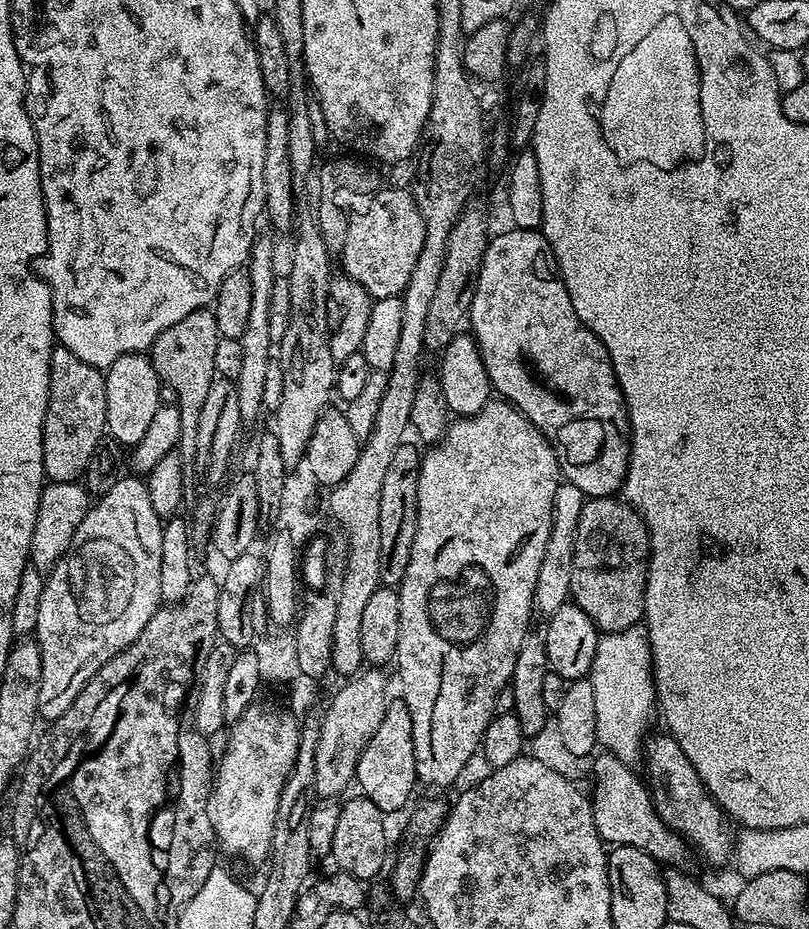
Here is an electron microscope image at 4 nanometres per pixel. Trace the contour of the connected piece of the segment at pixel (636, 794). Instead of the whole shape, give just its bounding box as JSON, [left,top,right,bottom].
[590,754,689,866]

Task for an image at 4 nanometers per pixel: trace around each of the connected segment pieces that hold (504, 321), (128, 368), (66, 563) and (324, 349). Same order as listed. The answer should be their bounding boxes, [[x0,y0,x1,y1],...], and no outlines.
[[467,231,630,498],[104,352,162,446],[34,475,164,722],[272,200,336,466]]

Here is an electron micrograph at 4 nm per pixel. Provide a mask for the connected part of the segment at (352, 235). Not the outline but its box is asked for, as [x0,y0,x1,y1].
[342,187,424,300]

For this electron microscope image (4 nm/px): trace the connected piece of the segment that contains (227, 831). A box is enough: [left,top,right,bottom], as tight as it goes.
[207,702,301,863]

